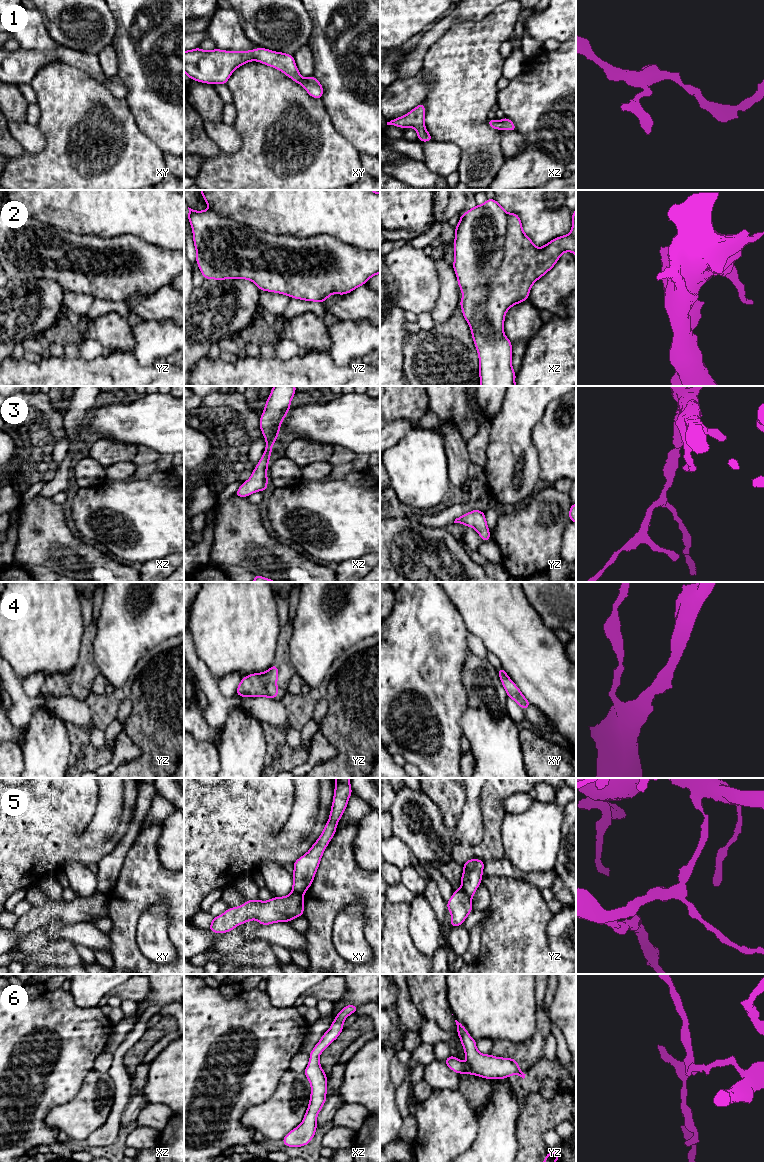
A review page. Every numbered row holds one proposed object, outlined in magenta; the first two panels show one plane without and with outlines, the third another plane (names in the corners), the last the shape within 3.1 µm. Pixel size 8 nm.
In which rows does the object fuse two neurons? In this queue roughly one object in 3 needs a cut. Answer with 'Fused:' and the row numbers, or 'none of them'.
Fused: 2, 5

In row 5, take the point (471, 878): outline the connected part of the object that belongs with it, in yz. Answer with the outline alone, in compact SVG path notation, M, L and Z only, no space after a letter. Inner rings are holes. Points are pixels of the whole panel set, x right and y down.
M470 859L462 865L464 871L461 876L461 887L471 898L482 881L484 865L484 861L480 859Z

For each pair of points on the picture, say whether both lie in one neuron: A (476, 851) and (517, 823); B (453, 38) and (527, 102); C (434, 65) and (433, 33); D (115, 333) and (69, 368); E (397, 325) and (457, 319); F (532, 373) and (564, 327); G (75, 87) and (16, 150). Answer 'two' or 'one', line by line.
A: two
B: two
C: two
D: two
E: two
F: one
G: two

